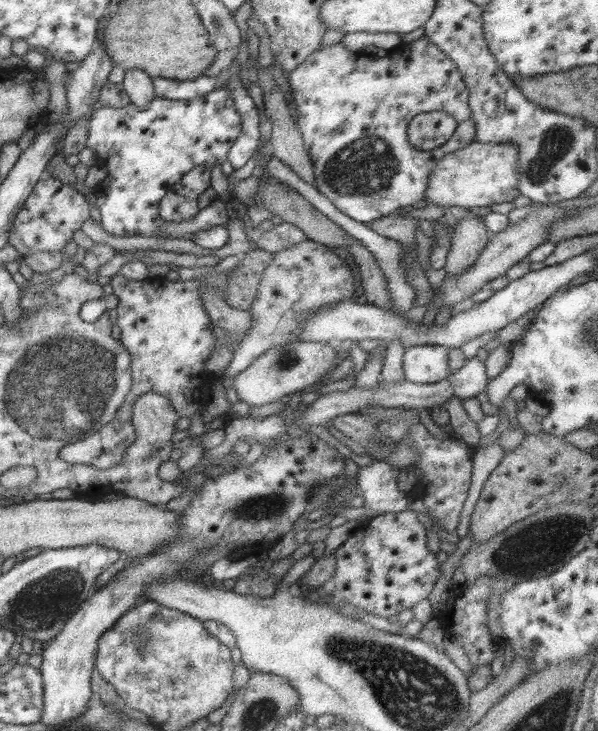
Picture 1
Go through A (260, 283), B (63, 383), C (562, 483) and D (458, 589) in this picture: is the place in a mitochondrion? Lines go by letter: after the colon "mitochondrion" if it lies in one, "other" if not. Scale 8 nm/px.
A: other
B: mitochondrion
C: mitochondrion
D: other

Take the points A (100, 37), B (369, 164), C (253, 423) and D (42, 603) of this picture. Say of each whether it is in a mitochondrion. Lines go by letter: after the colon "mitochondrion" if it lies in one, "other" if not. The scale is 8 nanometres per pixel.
A: other
B: mitochondrion
C: other
D: mitochondrion

